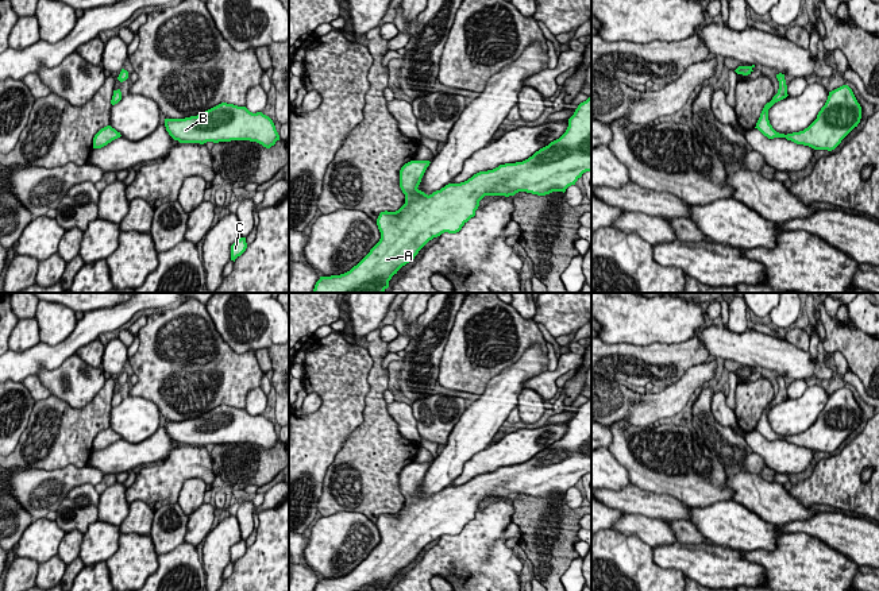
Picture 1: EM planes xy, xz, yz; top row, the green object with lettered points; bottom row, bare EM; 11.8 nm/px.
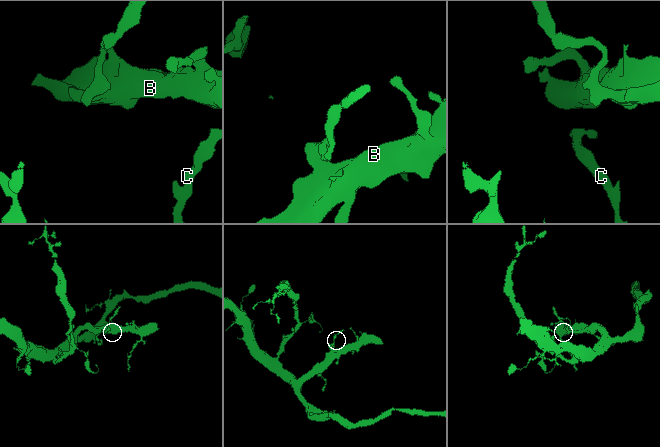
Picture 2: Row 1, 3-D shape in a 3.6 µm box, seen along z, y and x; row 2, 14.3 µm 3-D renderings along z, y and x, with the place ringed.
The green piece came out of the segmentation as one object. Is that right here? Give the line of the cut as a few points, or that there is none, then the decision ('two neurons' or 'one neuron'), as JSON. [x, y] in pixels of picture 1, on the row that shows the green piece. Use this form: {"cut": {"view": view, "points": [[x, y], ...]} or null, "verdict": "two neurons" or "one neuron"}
{"cut": null, "verdict": "one neuron"}

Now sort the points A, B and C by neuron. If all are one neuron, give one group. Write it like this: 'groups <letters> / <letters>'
groups A B C

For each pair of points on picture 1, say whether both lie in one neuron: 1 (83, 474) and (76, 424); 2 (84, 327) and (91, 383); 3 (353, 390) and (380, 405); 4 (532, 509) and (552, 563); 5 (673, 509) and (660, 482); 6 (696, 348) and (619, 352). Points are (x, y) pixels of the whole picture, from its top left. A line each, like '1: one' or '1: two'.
1: two
2: two
3: two
4: one
5: two
6: one

